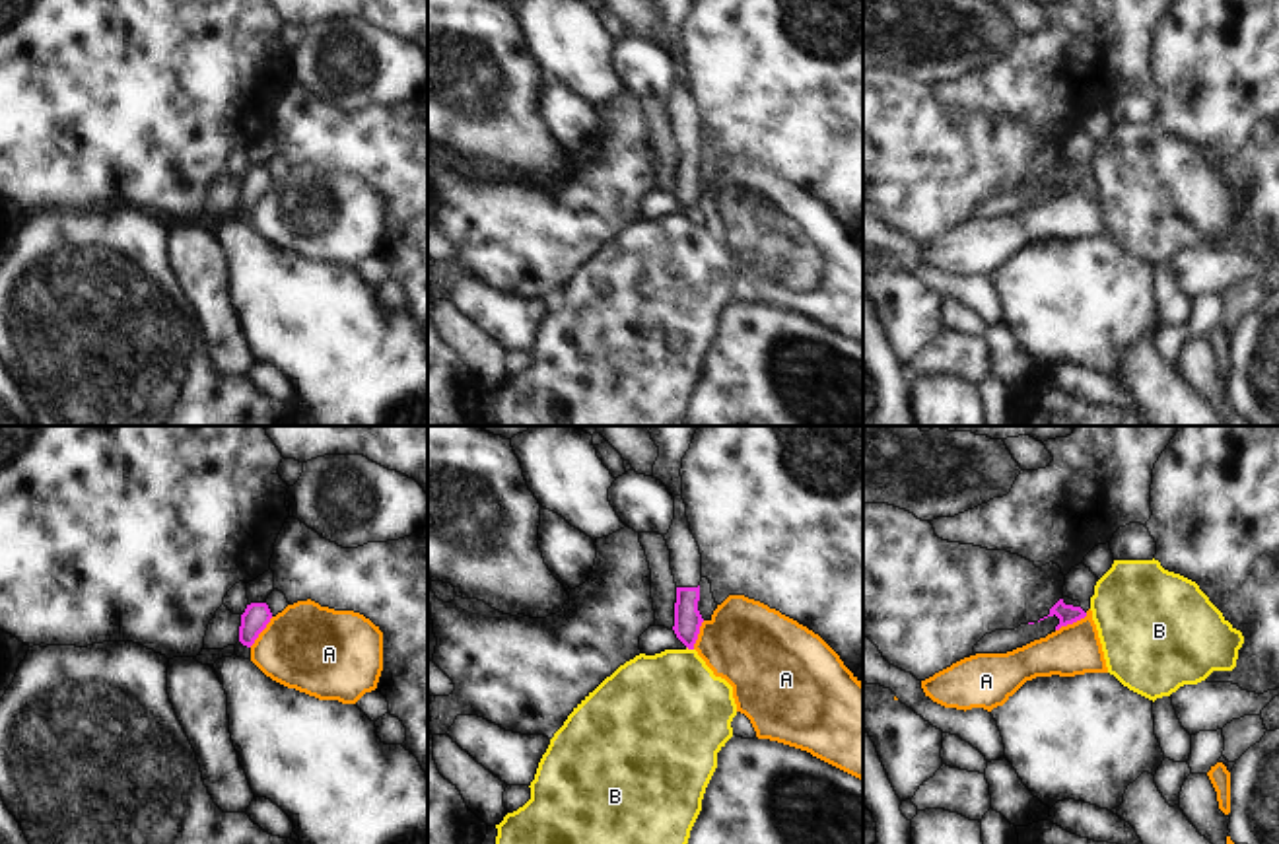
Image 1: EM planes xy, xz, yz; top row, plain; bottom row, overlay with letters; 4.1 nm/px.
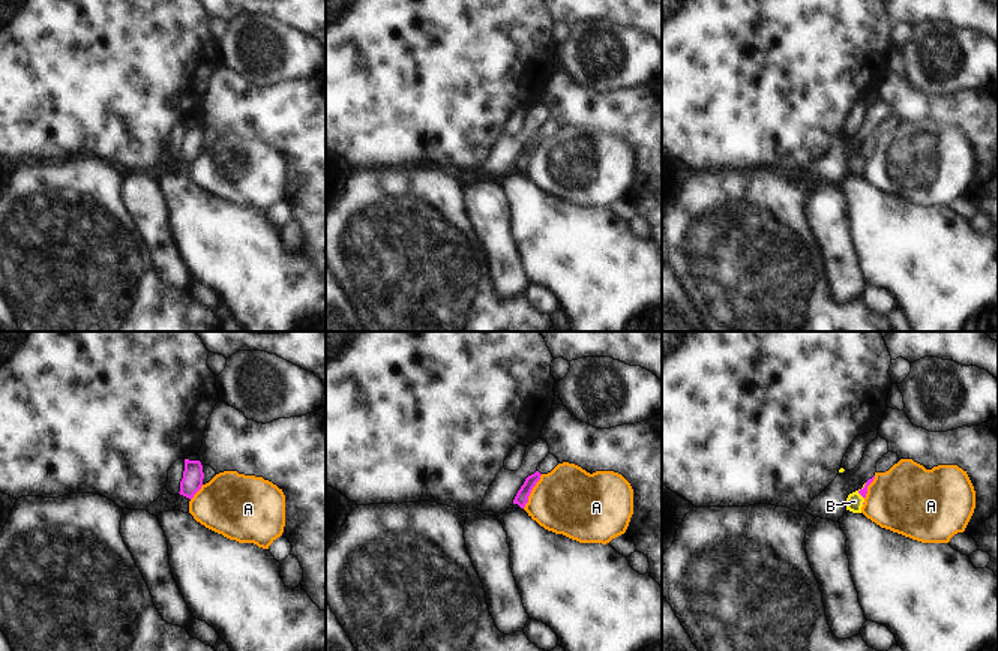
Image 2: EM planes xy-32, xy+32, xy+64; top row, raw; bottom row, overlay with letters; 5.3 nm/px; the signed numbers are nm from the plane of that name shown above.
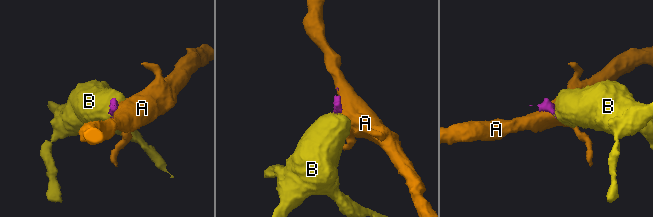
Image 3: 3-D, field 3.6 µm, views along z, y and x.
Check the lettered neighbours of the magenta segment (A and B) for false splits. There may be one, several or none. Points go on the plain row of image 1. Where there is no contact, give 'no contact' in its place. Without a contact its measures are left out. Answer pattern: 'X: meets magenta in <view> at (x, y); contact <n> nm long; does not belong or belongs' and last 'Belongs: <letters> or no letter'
A: meets magenta in yz at (1071, 187); contact 150 nm long; does not belong
B: meets magenta in xz at (691, 212); contact 40 nm long; belongs
Belongs: B

